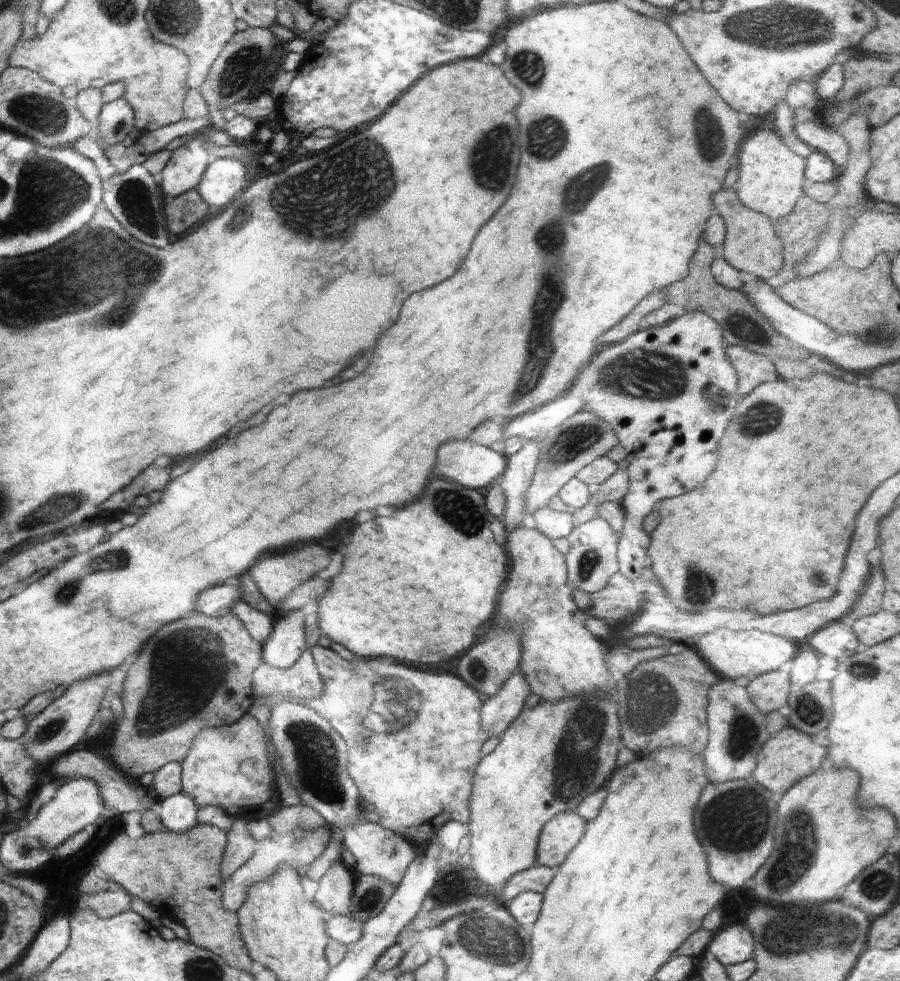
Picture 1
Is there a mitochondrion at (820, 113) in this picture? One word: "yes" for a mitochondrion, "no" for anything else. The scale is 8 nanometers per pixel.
no

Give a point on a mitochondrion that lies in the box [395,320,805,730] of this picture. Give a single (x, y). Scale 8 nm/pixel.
(460, 512)

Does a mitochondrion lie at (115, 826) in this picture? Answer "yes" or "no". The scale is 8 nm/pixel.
no

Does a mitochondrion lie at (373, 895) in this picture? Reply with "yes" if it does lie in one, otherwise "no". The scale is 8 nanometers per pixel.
yes

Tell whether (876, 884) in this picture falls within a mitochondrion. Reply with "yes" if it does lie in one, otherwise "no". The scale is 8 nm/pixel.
yes

